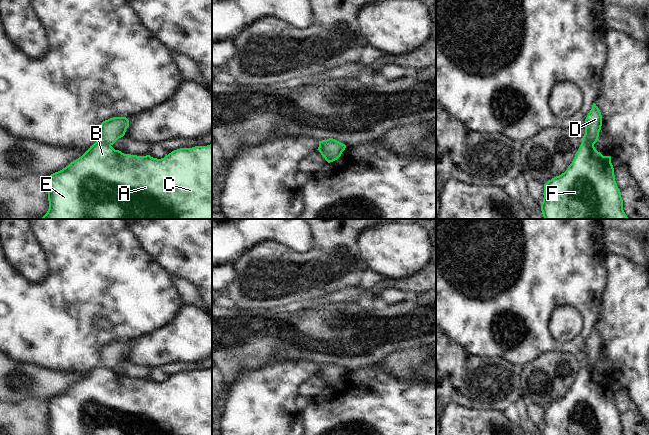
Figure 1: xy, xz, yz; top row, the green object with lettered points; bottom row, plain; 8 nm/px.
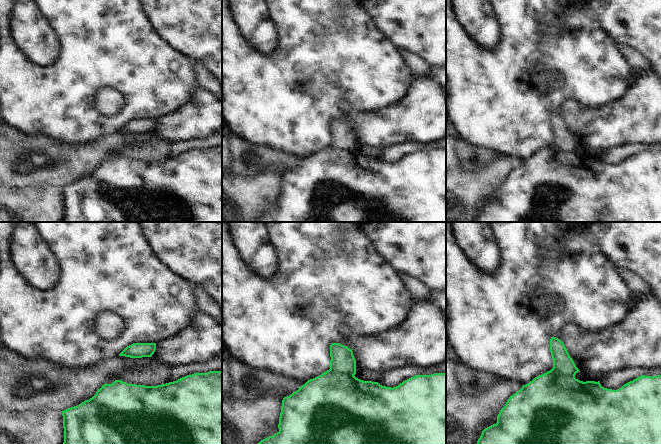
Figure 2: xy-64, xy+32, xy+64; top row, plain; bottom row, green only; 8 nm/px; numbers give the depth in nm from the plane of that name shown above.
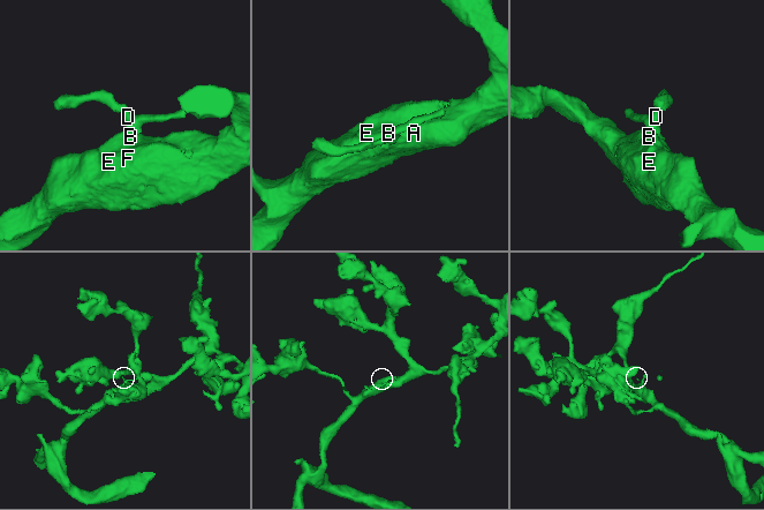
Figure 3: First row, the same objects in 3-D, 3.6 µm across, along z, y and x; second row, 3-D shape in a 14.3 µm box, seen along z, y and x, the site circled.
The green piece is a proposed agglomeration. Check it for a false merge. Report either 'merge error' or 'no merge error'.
merge error

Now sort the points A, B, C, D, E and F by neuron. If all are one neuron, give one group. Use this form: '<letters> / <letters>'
A B C E F / D

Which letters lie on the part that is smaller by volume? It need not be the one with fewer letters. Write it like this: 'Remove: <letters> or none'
Remove: D

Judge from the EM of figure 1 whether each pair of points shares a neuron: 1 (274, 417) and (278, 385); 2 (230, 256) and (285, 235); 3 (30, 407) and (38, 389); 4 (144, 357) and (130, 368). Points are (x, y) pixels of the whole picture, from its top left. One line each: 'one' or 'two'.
1: one
2: one
3: two
4: two

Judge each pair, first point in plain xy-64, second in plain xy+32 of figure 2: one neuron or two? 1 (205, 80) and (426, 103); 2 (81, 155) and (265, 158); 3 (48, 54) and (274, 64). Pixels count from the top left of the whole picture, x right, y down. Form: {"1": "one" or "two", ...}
{"1": "two", "2": "one", "3": "two"}

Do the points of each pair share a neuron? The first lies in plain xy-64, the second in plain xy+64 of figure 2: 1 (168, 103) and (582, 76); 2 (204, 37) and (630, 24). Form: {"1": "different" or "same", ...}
{"1": "same", "2": "same"}

